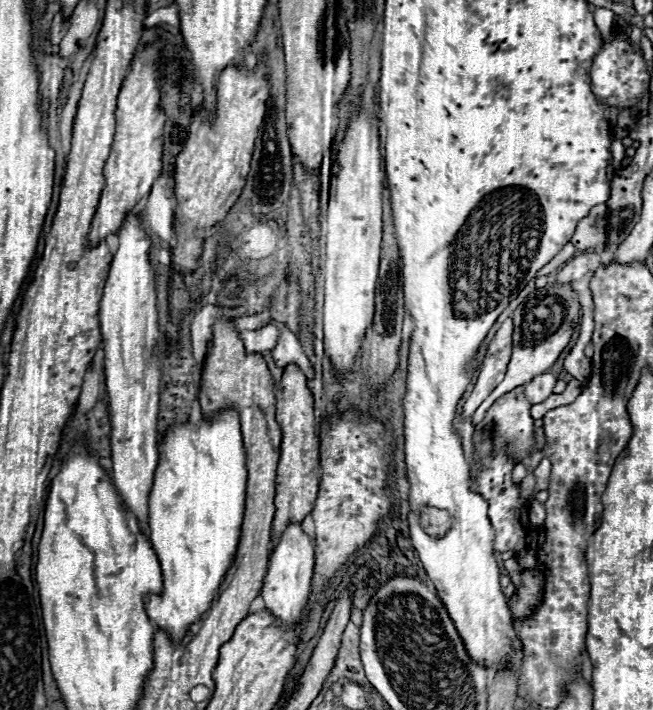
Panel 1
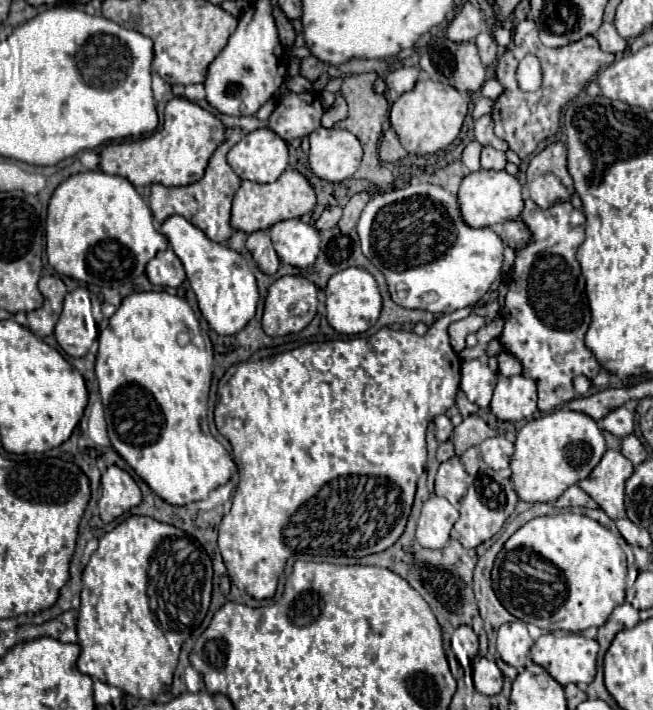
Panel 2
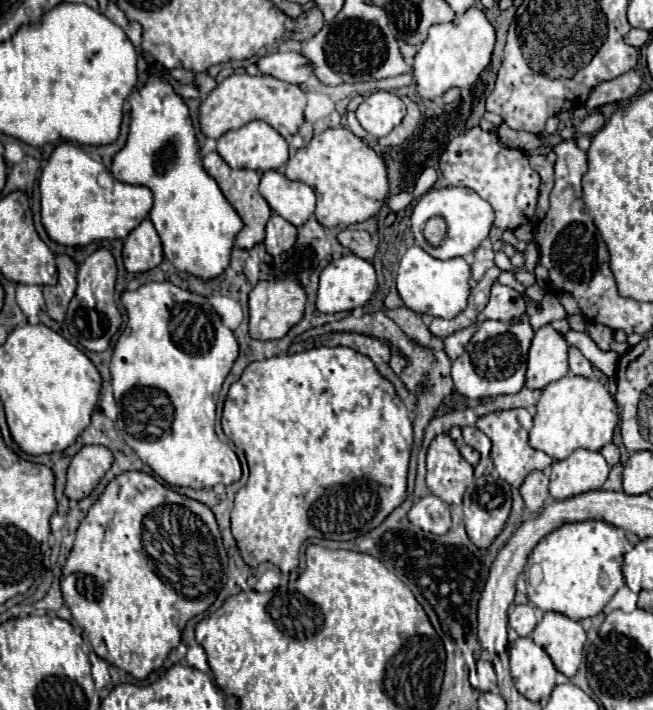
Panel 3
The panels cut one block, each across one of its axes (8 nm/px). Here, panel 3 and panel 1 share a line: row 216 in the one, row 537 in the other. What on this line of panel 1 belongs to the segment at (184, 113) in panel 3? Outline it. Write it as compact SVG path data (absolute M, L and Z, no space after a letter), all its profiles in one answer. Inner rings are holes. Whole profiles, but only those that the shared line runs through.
M224 410L214 420L202 418L202 424L194 428L190 422L172 426L162 442L162 462L158 462L158 470L154 476L154 486L150 492L150 542L158 556L164 592L158 596L146 598L146 612L150 620L164 630L174 644L180 644L192 624L200 622L200 618L210 610L214 596L218 594L220 584L230 570L236 548L240 542L242 514L246 510L246 462L244 462L244 446L238 414L234 410Z

